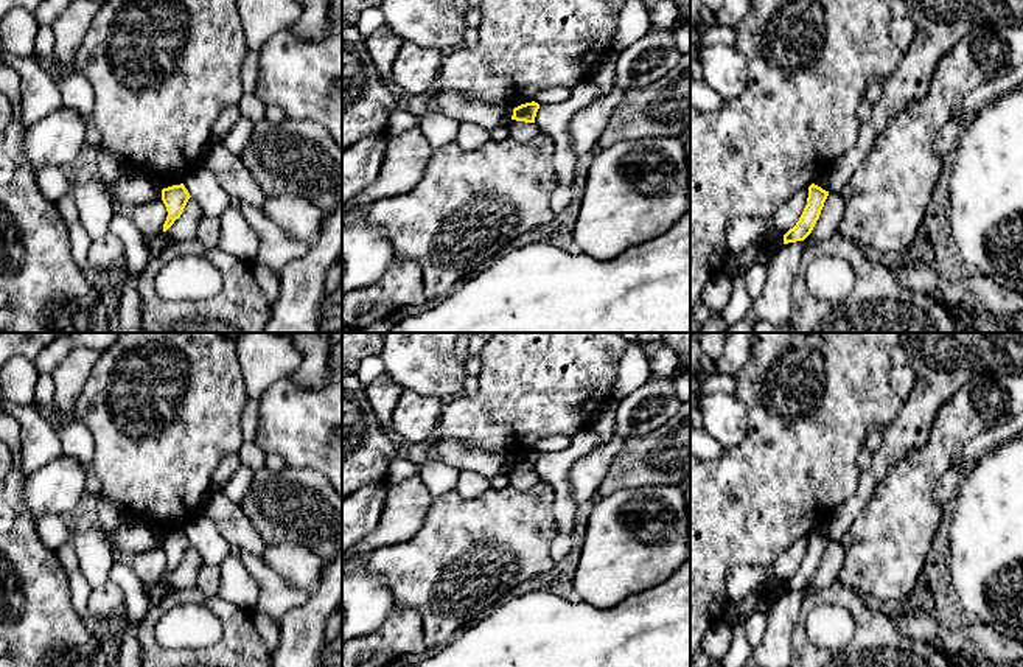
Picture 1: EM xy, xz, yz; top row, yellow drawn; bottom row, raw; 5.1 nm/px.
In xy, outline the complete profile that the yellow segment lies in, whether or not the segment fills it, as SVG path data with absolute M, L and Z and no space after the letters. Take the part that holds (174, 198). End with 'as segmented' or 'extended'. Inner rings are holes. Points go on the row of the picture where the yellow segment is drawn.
M183 183L162 190L162 201L168 211L163 232L166 232L174 224L174 221L180 218L190 197L191 196Z; as segmented

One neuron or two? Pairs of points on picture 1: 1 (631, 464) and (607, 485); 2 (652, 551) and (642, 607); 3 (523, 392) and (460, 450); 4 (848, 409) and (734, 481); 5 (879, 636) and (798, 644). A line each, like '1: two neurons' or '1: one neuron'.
1: one neuron
2: two neurons
3: two neurons
4: one neuron
5: one neuron

